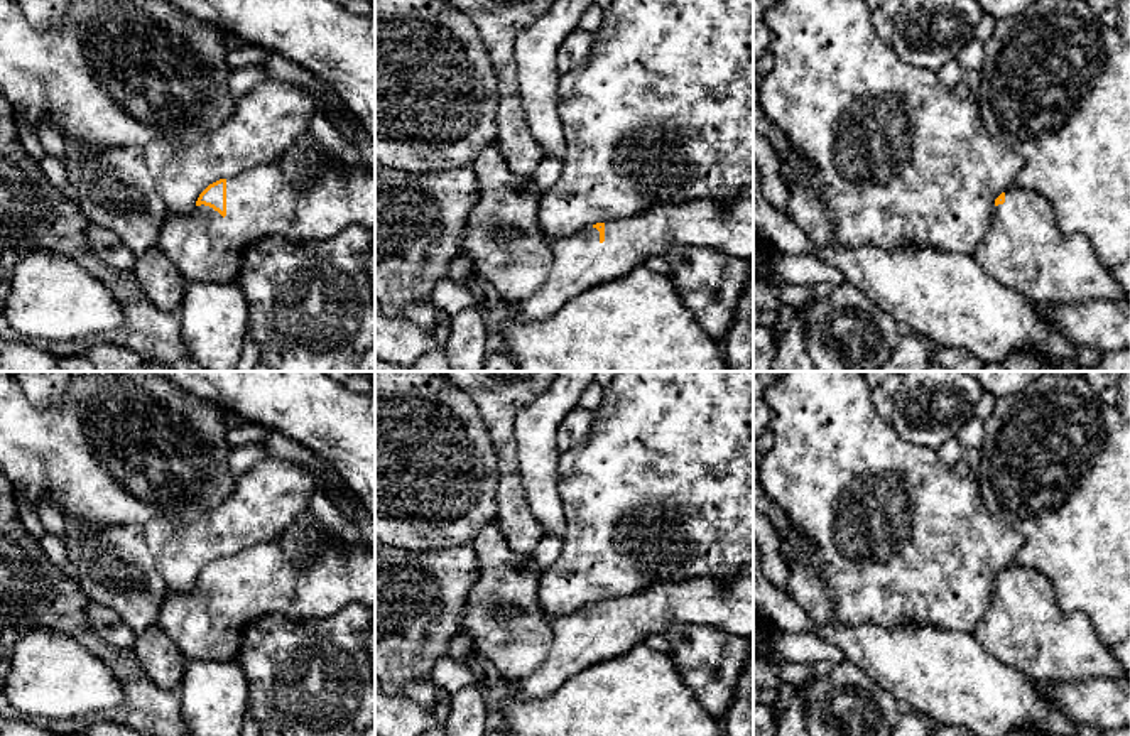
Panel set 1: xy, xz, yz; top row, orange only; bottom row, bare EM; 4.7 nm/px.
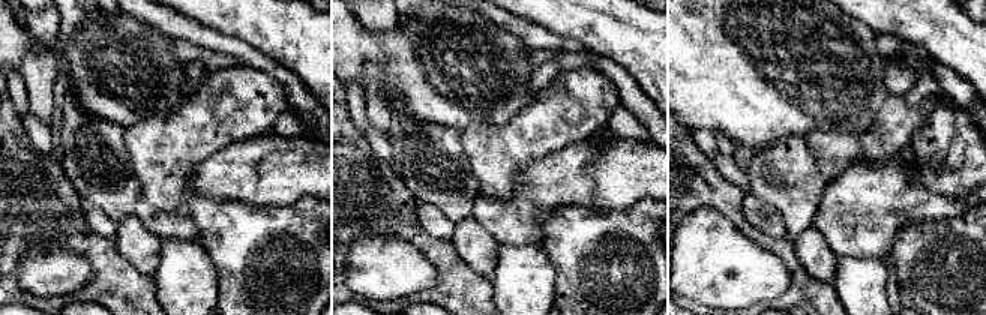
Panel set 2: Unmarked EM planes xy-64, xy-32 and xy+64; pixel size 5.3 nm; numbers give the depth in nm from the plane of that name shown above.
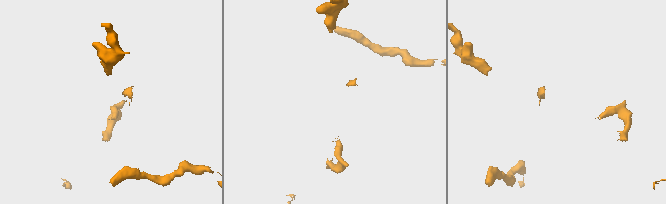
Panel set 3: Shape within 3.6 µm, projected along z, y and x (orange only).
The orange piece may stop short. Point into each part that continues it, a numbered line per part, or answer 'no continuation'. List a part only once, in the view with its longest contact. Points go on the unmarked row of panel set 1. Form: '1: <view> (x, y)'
1: xy (205, 625)

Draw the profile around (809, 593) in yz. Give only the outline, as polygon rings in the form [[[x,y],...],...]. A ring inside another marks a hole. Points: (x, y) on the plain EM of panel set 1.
[[[802,555],[789,566],[787,591],[796,604],[806,611],[814,628],[823,628],[833,620],[833,604],[824,582],[812,571],[812,557]]]

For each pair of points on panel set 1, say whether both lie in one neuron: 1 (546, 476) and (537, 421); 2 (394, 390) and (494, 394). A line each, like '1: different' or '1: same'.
1: same
2: different

